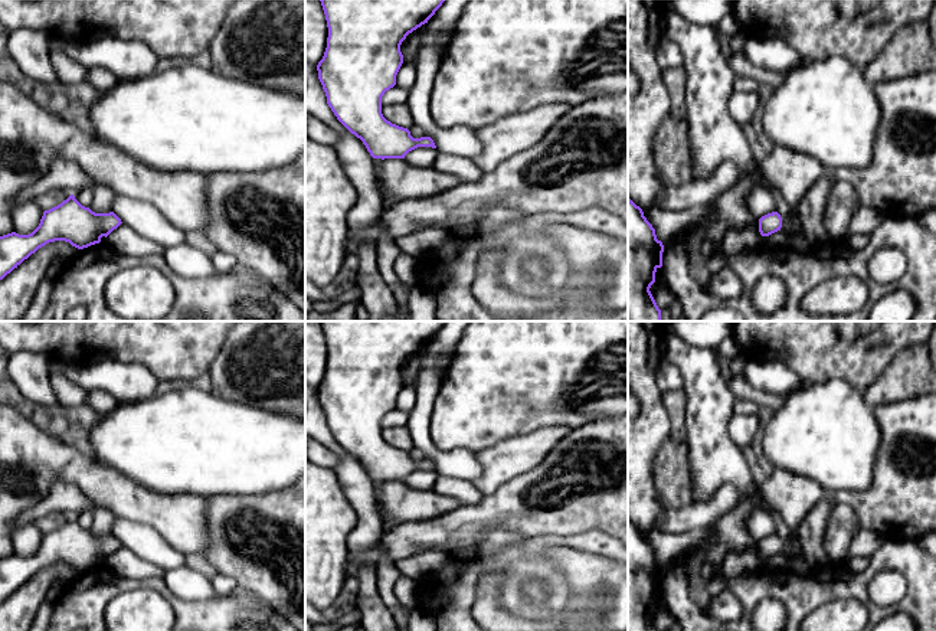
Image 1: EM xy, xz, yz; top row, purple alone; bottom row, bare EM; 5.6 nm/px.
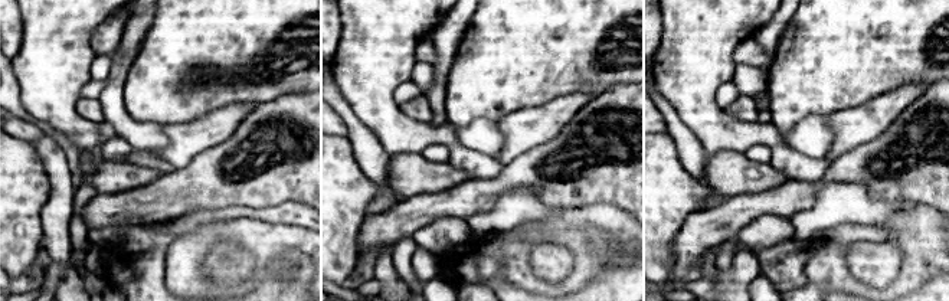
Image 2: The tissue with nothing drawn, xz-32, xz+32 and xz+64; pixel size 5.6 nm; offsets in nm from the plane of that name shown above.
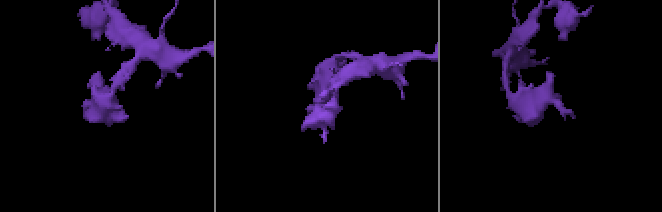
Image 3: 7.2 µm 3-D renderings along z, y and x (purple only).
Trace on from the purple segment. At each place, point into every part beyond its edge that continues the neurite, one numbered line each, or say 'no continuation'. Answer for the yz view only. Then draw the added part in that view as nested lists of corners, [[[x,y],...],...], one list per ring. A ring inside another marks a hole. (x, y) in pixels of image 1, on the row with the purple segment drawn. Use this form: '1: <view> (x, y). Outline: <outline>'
1: yz (794, 224). Outline: [[[792,207],[792,220],[791,222],[788,222],[786,219],[782,218],[782,228],[780,228],[780,231],[783,228],[786,228],[788,225],[792,228],[793,236],[805,236],[804,231],[801,228],[801,222],[799,222],[798,207]]]

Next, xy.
no continuation

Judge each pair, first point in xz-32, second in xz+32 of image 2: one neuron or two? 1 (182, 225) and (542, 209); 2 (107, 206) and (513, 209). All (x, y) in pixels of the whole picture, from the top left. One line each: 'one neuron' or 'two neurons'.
1: two neurons
2: two neurons

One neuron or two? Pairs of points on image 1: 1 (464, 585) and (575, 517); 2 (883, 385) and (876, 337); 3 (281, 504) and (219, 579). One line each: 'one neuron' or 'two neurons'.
1: two neurons
2: two neurons
3: two neurons

